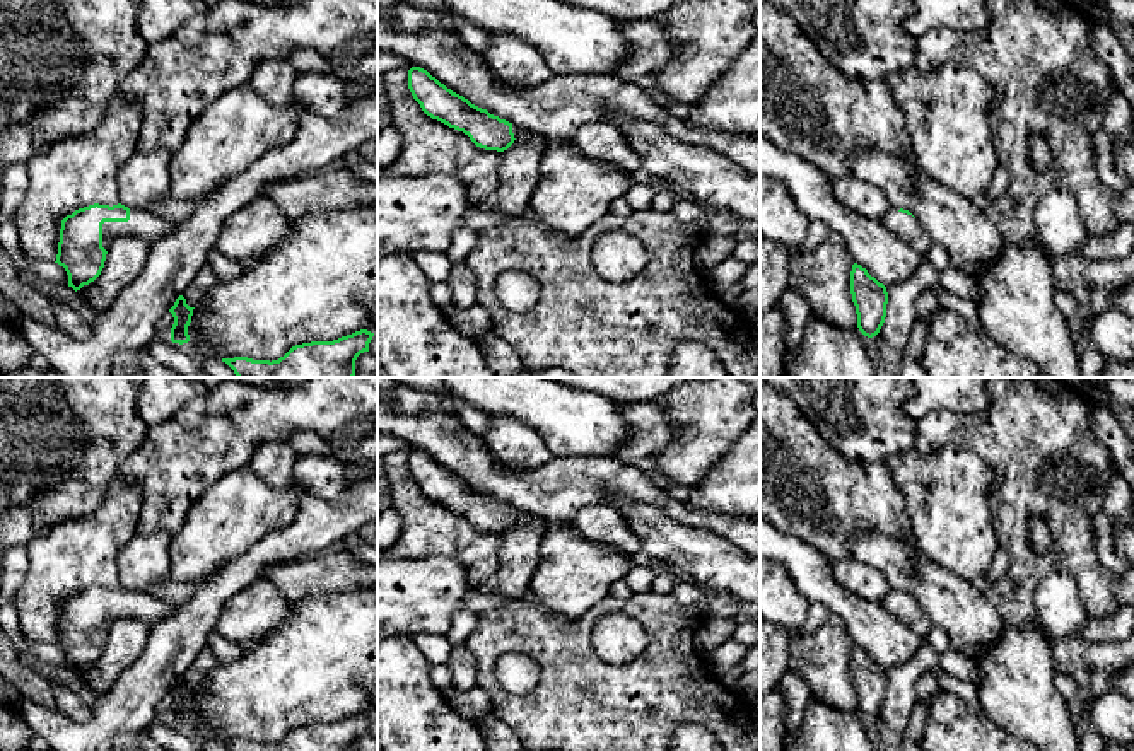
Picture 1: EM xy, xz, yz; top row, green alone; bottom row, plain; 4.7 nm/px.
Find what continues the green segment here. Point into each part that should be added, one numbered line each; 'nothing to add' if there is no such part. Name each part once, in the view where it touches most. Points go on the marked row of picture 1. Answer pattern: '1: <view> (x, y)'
1: xy (149, 227)

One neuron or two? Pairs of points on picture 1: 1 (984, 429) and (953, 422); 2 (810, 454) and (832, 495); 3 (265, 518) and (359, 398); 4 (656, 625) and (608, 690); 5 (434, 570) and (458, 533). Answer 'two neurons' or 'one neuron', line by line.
1: one neuron
2: one neuron
3: two neurons
4: one neuron
5: two neurons

